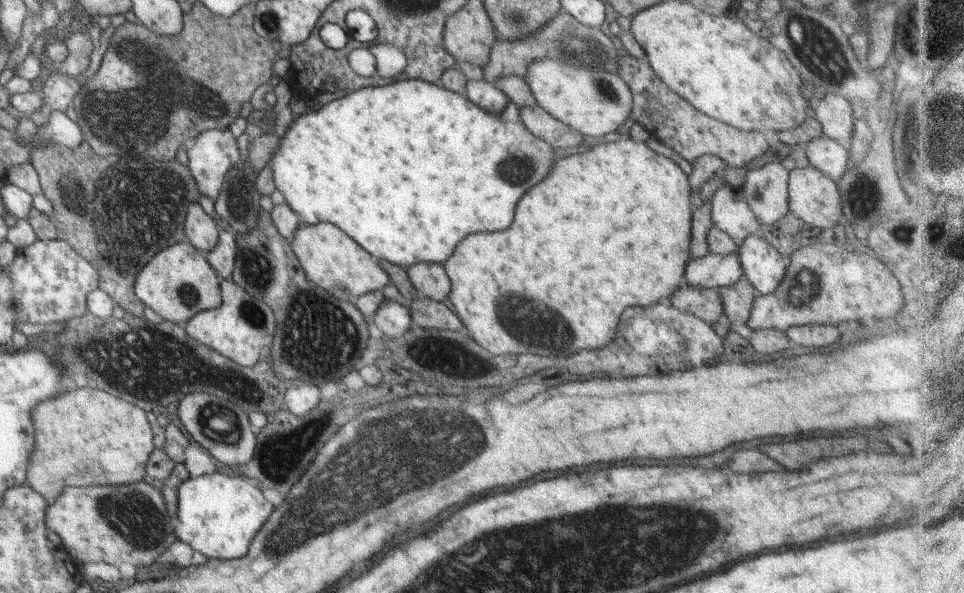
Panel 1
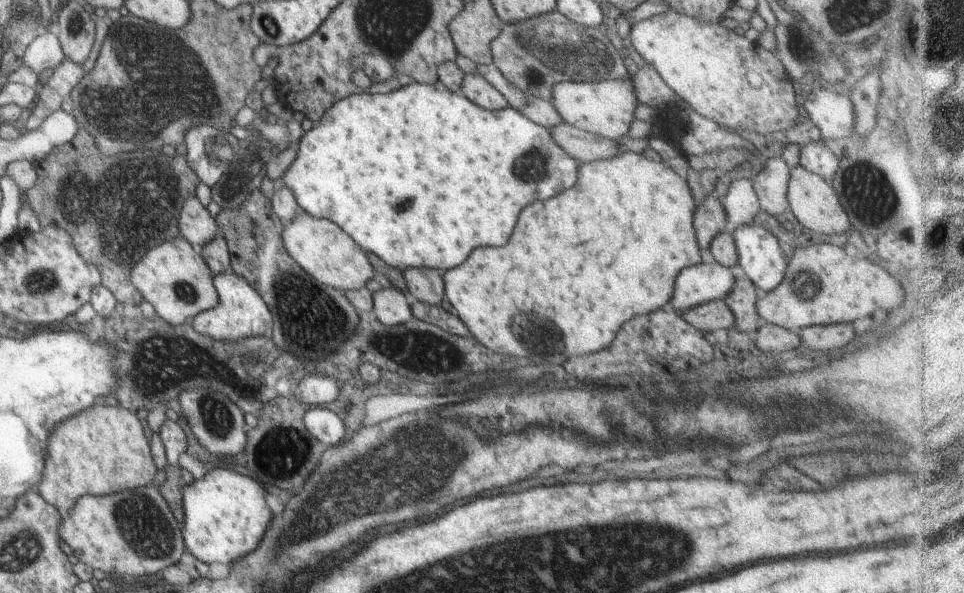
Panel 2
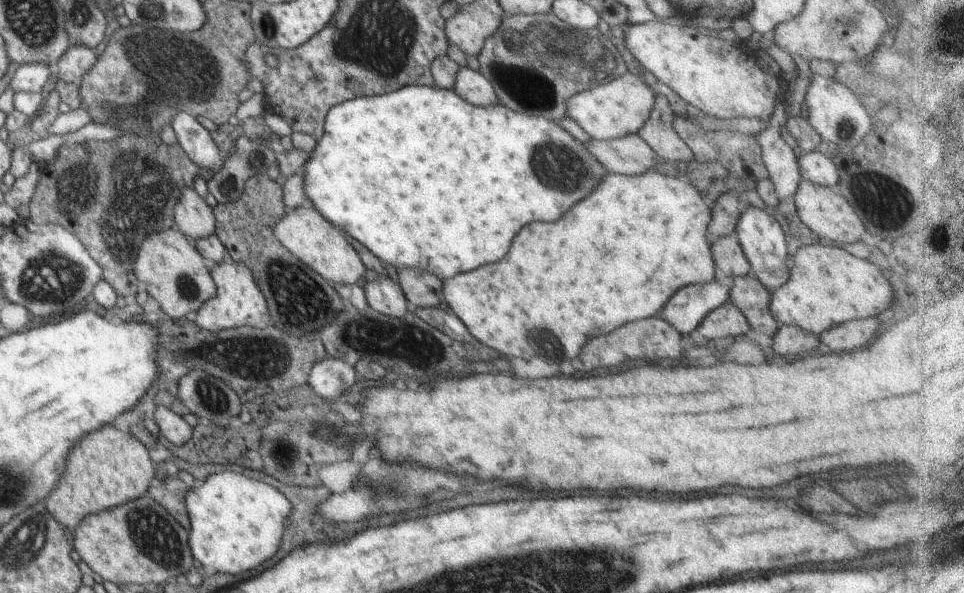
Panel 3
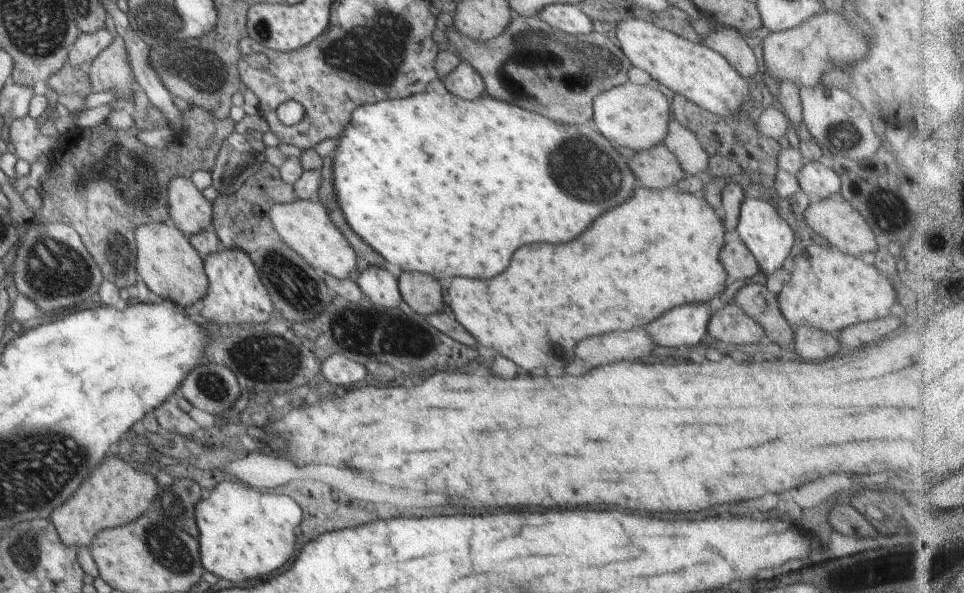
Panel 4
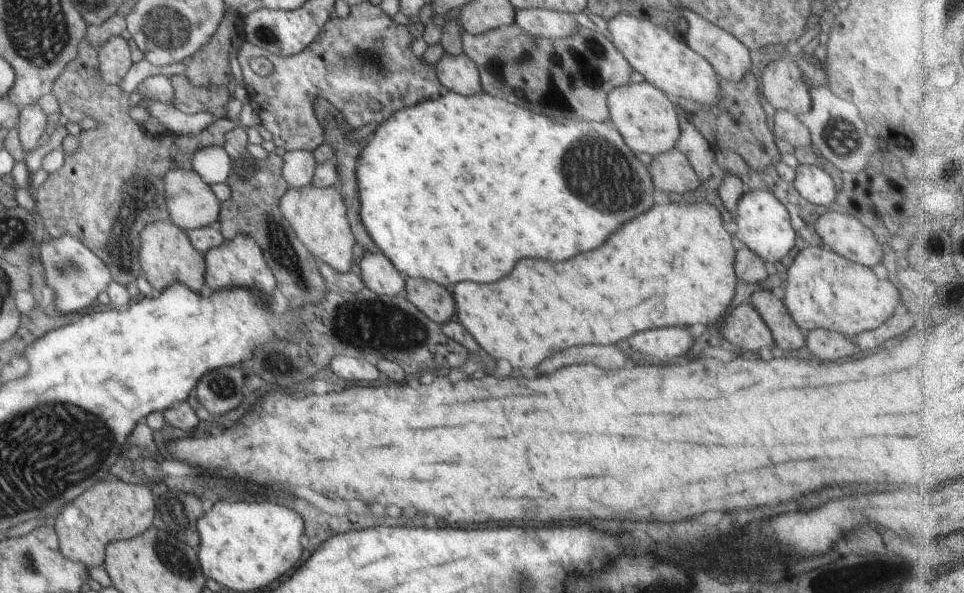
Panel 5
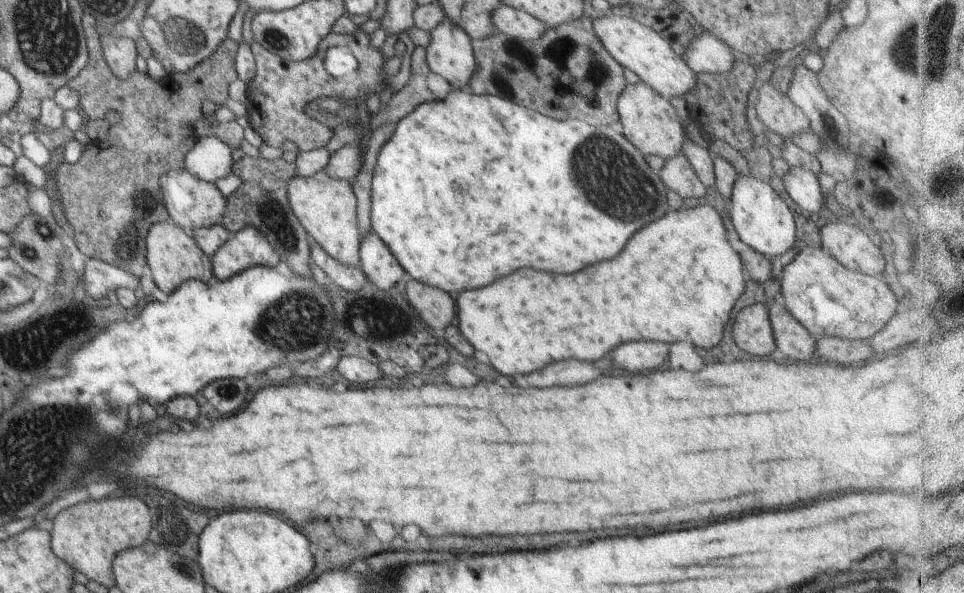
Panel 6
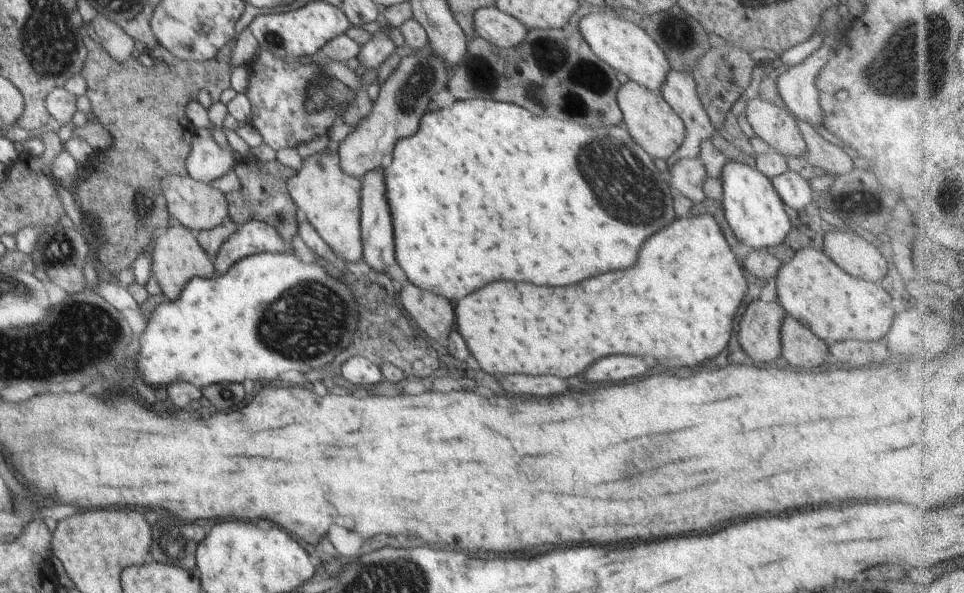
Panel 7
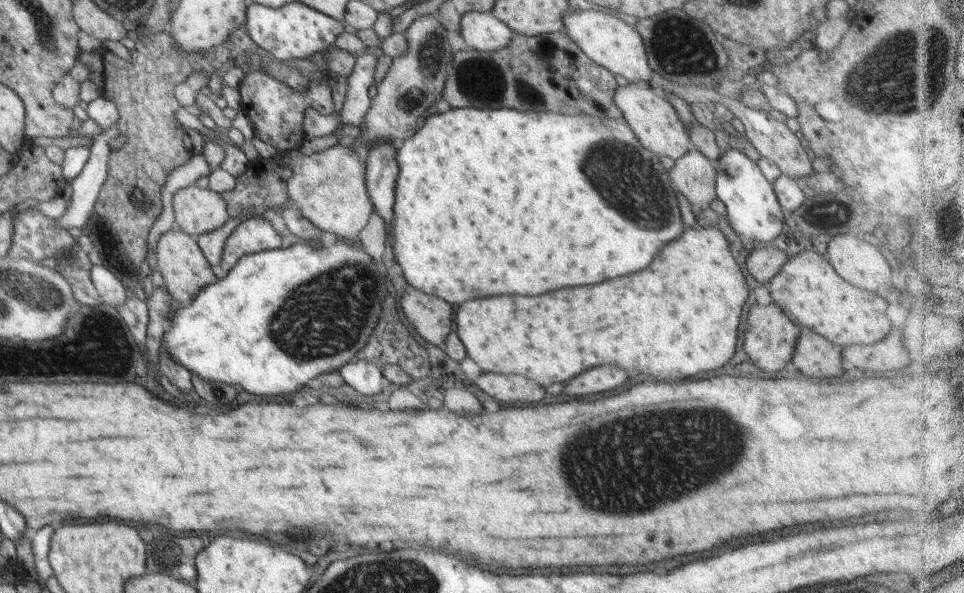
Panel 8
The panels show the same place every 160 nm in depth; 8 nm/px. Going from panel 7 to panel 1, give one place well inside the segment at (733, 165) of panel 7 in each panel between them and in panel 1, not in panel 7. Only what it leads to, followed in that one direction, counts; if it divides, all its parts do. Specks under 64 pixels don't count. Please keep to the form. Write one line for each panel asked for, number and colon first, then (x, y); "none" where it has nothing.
1: (762, 263)
2: (760, 257)
3: (762, 237)
4: (769, 237)
5: (765, 225)
6: (762, 220)

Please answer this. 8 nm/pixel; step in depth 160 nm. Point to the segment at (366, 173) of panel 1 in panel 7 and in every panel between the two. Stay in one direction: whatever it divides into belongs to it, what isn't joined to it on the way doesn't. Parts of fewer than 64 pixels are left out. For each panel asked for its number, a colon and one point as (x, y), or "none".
2: (420, 176)
3: (421, 177)
4: (435, 183)
5: (456, 189)
6: (548, 207)
7: (484, 191)

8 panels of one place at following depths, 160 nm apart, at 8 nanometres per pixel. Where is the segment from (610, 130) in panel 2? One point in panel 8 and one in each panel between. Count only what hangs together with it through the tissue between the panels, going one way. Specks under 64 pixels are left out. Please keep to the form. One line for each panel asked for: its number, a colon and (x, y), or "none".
3: (615, 109)
4: (634, 116)
5: (648, 120)
6: (650, 123)
7: (652, 124)
8: (655, 122)

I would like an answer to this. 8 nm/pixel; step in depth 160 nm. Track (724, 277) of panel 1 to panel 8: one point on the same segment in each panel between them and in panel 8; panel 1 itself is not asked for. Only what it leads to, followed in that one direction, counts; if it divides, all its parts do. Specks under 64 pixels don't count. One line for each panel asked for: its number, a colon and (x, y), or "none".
2: (702, 283)
3: (687, 308)
4: (686, 326)
5: (662, 345)
6: (637, 356)
7: (618, 368)
8: (598, 380)

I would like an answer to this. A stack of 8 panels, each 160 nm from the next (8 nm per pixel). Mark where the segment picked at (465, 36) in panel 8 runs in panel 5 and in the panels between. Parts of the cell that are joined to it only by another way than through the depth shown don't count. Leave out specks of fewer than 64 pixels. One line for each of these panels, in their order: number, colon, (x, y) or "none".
5: (545, 23)
6: (516, 23)
7: (490, 23)

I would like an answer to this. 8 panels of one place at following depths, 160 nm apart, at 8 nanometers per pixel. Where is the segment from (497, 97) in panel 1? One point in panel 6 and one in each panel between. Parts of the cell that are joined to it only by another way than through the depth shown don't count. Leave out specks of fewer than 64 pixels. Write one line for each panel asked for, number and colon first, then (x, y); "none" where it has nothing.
2: (475, 87)
3: (469, 84)
4: (464, 82)
5: (459, 74)
6: (450, 53)

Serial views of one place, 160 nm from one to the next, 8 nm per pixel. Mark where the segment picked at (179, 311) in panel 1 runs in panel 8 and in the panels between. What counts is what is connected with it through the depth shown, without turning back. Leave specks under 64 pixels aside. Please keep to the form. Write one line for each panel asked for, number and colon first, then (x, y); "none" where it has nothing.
2: (173, 276)
3: (175, 274)
4: (171, 267)
5: (167, 256)
6: (174, 257)
7: (176, 257)
8: (180, 261)

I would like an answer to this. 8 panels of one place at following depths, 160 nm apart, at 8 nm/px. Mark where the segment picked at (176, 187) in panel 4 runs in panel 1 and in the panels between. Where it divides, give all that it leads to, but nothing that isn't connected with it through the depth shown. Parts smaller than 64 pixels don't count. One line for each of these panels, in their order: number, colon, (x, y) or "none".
1: (201, 230)
2: (196, 224)
3: (193, 215)

